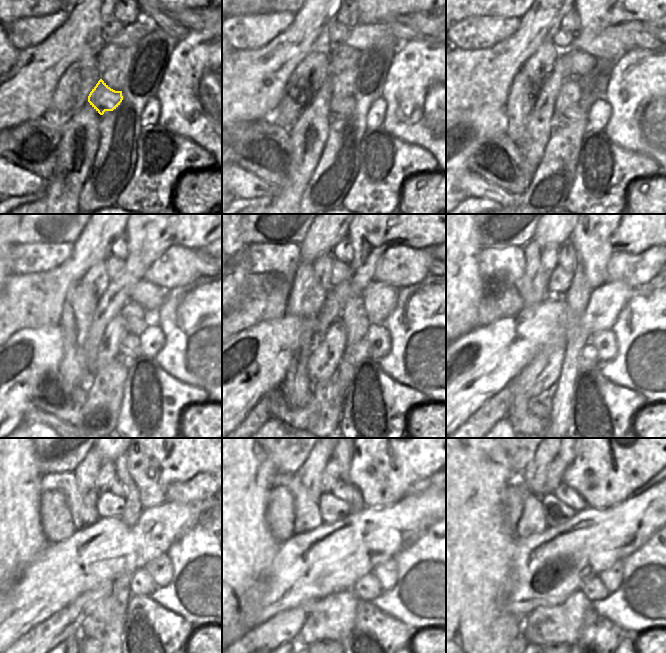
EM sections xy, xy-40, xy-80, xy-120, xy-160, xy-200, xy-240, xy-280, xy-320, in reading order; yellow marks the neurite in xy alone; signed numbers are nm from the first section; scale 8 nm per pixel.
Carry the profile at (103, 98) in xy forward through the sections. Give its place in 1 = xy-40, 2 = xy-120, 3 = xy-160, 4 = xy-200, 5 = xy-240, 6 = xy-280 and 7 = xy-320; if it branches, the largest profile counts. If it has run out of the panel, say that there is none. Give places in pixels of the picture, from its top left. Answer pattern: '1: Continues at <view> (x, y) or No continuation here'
1: Continues at xy-40 (340, 106)
2: Continues at xy-120 (130, 347)
3: Continues at xy-160 (354, 354)
4: Continues at xy-200 (588, 358)
5: Continues at xy-240 (141, 583)
6: Continues at xy-280 (367, 588)
7: Continues at xy-320 (594, 590)

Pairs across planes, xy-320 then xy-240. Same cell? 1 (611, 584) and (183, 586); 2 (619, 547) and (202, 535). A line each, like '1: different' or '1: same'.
1: different
2: different

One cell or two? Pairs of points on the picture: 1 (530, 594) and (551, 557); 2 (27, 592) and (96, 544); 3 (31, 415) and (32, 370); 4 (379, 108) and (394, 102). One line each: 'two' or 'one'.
1: one
2: one
3: two
4: two

